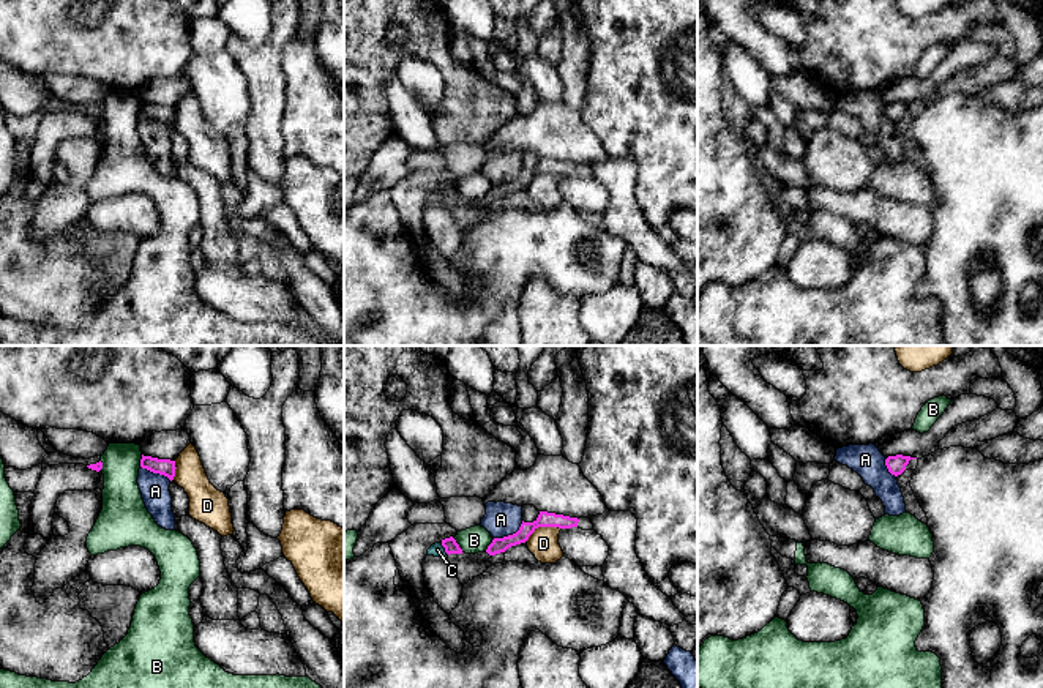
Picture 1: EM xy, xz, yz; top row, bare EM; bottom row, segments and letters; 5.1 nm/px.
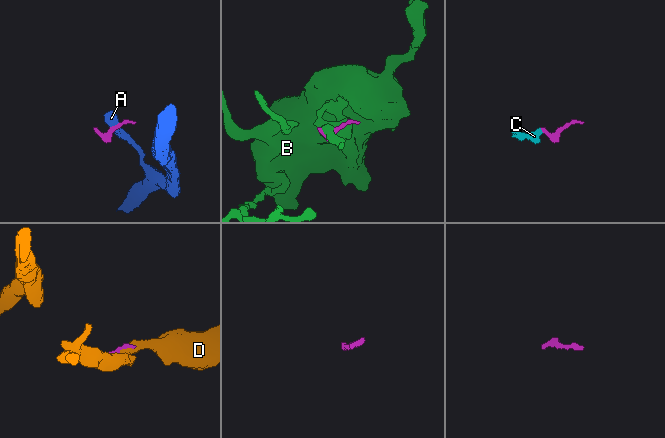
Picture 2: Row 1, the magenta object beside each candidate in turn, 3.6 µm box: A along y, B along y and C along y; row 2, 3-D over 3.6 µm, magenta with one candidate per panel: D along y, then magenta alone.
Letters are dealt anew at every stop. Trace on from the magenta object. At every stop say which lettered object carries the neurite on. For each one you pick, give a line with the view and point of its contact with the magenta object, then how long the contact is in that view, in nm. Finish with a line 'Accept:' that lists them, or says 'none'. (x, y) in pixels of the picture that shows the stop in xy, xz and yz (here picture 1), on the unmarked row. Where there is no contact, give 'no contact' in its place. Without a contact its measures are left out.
C: xz (445, 196) | 80 nm
Accept: C

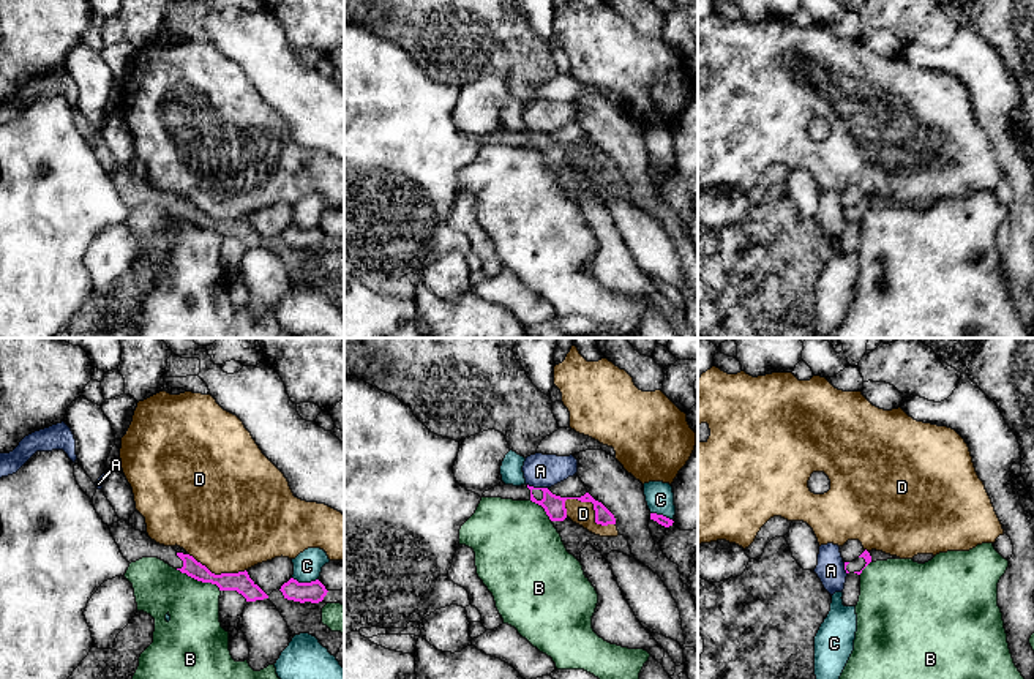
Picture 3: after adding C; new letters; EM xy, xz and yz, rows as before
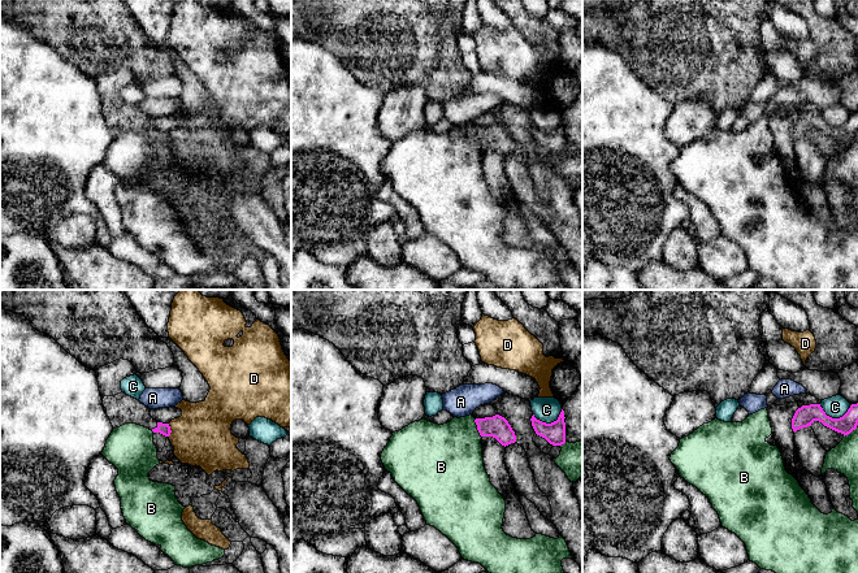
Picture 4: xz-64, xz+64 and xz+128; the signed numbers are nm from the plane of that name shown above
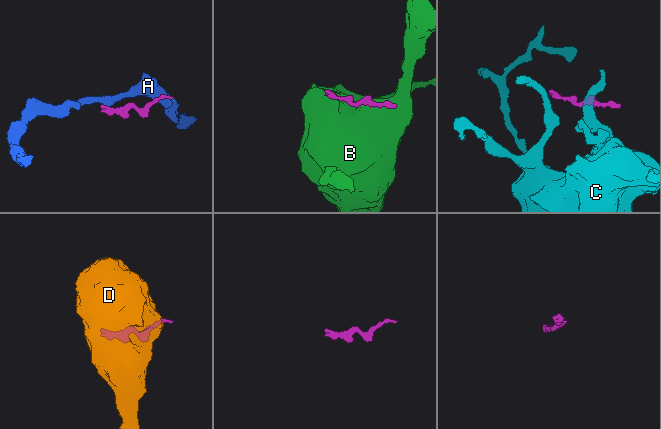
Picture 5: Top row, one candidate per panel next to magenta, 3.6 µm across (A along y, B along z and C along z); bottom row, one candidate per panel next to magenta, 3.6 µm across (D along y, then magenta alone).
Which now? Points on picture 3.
Accept: none

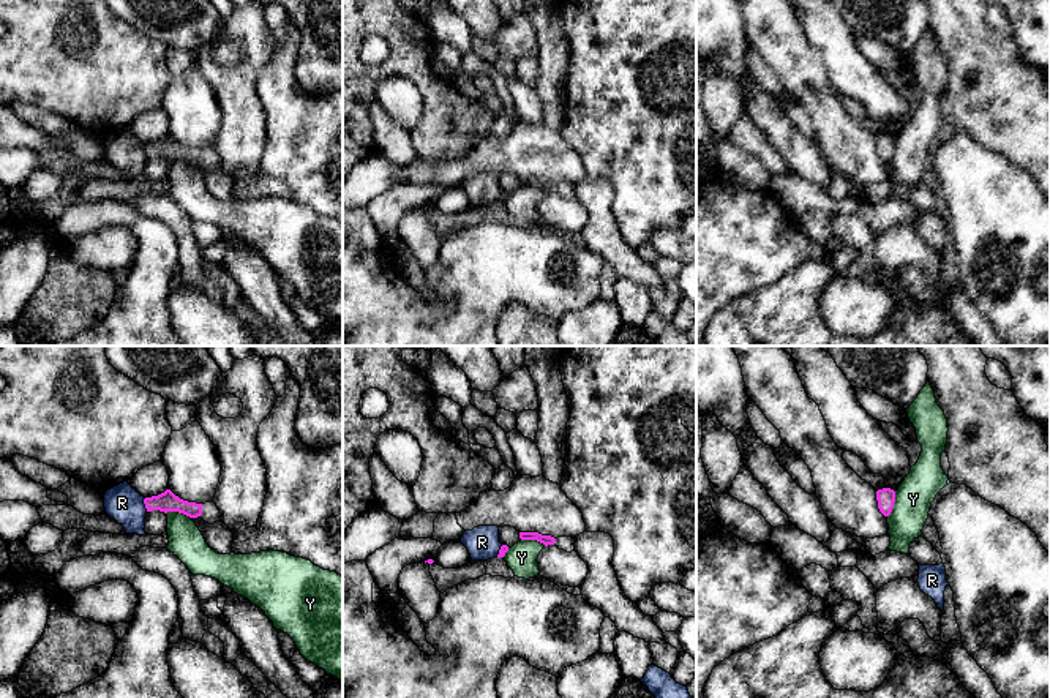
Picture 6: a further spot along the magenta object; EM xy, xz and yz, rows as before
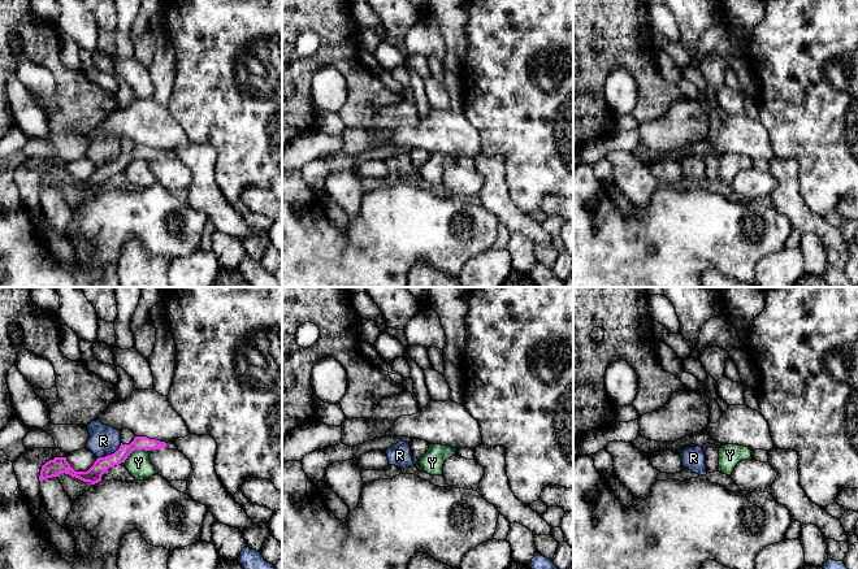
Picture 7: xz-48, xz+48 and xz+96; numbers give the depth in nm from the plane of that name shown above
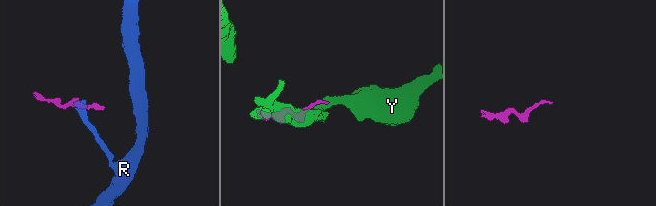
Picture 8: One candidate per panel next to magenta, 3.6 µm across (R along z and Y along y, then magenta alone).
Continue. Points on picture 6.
Accept: none

